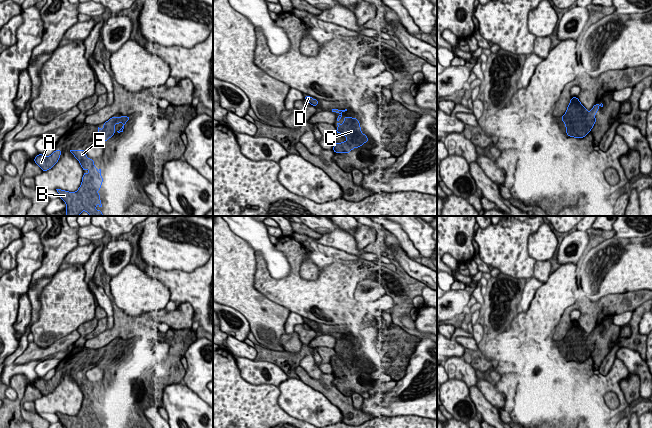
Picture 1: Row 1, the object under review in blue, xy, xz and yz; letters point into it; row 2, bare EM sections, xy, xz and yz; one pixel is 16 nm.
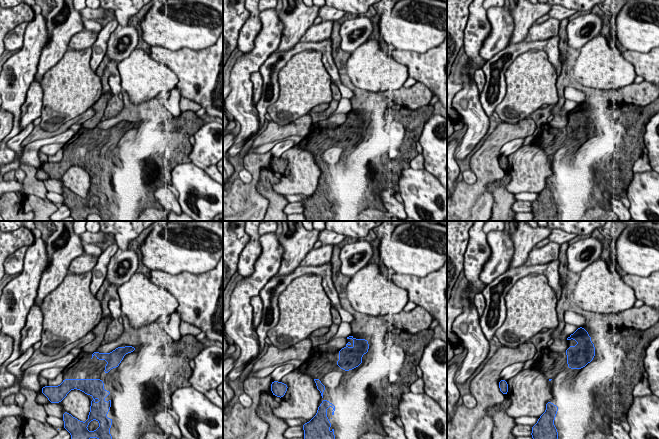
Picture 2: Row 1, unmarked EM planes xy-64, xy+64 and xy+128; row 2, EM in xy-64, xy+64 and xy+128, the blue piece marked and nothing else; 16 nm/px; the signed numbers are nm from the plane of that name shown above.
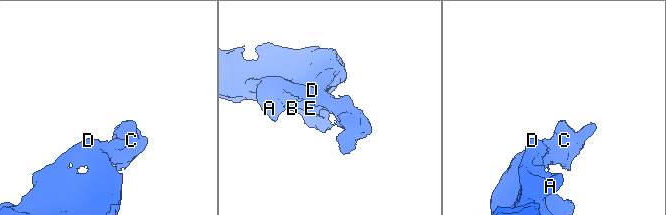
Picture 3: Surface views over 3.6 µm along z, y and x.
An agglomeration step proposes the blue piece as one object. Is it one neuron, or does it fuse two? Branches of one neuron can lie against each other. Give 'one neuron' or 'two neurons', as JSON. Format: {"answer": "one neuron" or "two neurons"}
{"answer": "one neuron"}

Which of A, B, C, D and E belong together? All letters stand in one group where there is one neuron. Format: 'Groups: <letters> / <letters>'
Groups: A B C D E

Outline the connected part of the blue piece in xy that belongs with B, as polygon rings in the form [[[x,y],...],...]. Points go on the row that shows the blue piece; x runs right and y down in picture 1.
[[[70,150],[74,157],[79,161],[83,168],[83,177],[80,187],[76,192],[69,192],[56,189],[61,198],[66,203],[65,216],[80,216],[82,211],[86,211],[90,216],[103,216],[102,210],[94,208],[101,204],[101,196],[98,191],[101,190],[103,177],[101,169],[94,166],[94,160],[86,156],[86,150]]]

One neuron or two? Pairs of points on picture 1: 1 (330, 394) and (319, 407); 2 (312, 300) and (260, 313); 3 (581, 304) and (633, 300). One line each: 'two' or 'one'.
1: two
2: two
3: one

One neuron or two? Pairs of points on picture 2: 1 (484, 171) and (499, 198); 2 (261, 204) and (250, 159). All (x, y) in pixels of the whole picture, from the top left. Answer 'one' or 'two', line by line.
1: two
2: one

